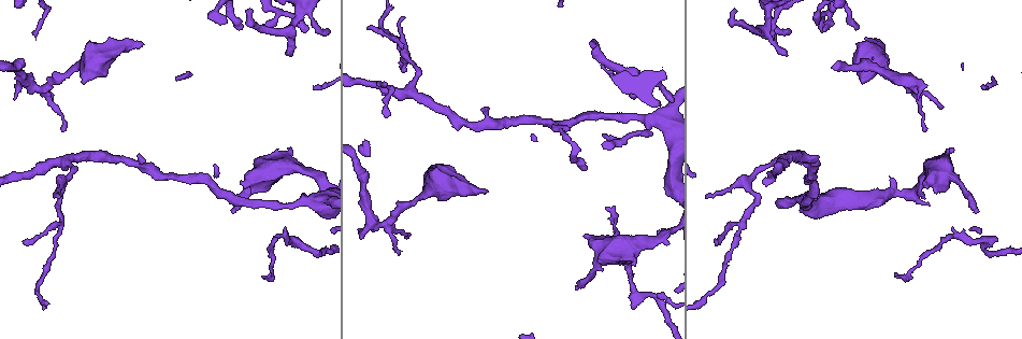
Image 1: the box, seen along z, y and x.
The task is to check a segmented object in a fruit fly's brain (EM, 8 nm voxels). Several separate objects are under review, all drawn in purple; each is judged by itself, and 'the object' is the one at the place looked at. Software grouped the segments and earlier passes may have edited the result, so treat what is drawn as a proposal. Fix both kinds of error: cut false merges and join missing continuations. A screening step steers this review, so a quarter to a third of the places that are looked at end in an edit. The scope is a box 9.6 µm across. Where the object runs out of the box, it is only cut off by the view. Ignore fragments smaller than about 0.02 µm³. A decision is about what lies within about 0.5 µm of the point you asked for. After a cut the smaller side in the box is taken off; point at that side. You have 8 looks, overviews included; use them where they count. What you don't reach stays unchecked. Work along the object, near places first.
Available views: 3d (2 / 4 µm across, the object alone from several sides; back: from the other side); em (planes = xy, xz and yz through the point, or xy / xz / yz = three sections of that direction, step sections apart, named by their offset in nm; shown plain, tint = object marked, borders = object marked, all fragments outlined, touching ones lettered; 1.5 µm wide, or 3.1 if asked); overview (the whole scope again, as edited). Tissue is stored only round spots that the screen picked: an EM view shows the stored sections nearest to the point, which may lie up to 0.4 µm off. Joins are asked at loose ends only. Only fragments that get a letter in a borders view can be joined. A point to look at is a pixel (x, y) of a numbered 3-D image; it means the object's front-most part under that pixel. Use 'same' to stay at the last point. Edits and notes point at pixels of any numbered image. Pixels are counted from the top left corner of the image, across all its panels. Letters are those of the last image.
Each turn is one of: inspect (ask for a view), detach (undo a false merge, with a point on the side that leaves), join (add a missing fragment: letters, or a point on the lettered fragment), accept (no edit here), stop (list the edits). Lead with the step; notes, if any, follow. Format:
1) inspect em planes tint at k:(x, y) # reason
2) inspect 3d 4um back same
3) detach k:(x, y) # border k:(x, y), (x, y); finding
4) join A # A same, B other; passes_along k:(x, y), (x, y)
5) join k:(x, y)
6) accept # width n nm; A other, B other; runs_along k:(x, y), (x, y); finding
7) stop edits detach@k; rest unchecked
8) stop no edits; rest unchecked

inspect 3d 4um at 1:(486, 192) # free end

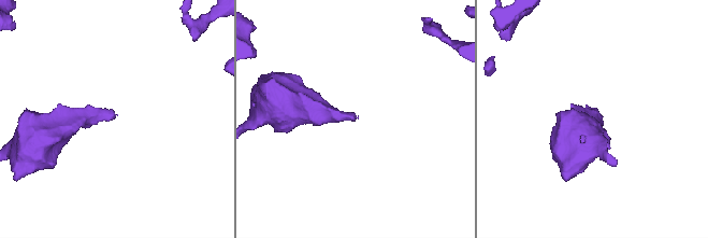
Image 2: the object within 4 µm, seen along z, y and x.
inspect em xz step 8 plain at 2:(117, 114) # shape alone is not enough

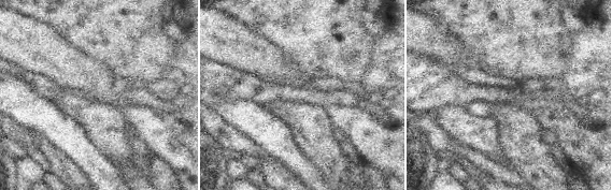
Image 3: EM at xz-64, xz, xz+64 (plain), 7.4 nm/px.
inspect em xz step 8 borders same

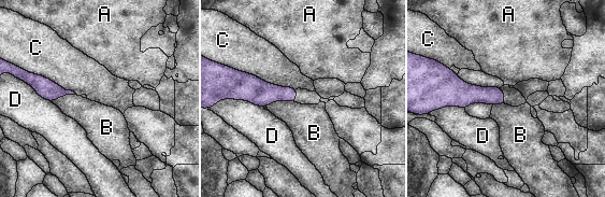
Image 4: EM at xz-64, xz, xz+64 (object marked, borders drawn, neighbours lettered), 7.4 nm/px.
accept # A other, B other, C other, D other; no lettered fragment goes on from it

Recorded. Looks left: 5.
inspect 3d 4um at 1:(390, 220) # abrupt turn

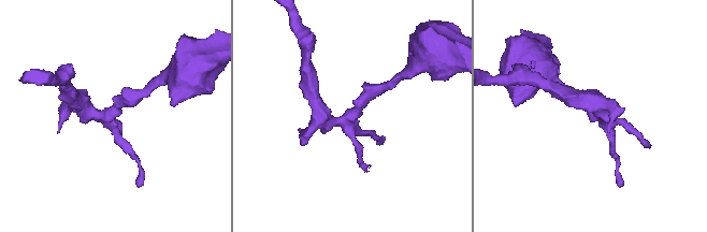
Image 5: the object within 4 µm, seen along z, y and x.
inspect em xy step 4 borders at 5:(107, 117)

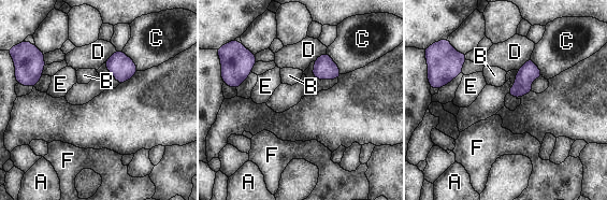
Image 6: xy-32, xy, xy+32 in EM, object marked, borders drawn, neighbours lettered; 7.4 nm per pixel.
inspect em xz step 8 borders same # cut it another way

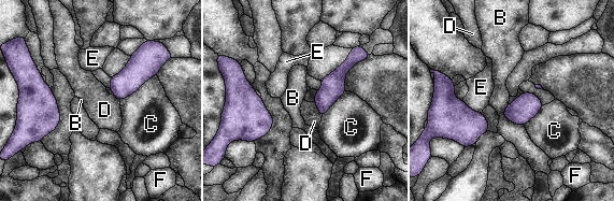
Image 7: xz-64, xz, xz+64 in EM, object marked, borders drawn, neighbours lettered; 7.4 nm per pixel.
accept # B other, C other, D other, E other, F other; border 7:(508, 104), (504, 116), (523, 126); continuous, no second neuron

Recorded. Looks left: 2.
inspect em xy step 8 borders at 1:(976, 207) # thin end

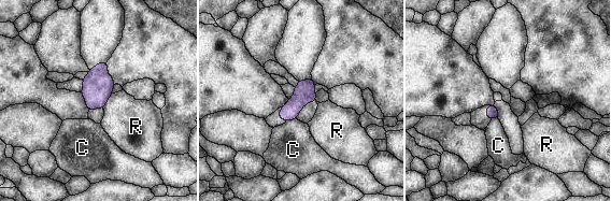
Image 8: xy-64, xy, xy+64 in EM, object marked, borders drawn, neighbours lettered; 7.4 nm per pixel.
accept # longest_contact R 130 nm; C other, R other; border 8:(112, 94), (102, 108); no lettered fragment goes on from it

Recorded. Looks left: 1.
stop no edits; rest unchecked

